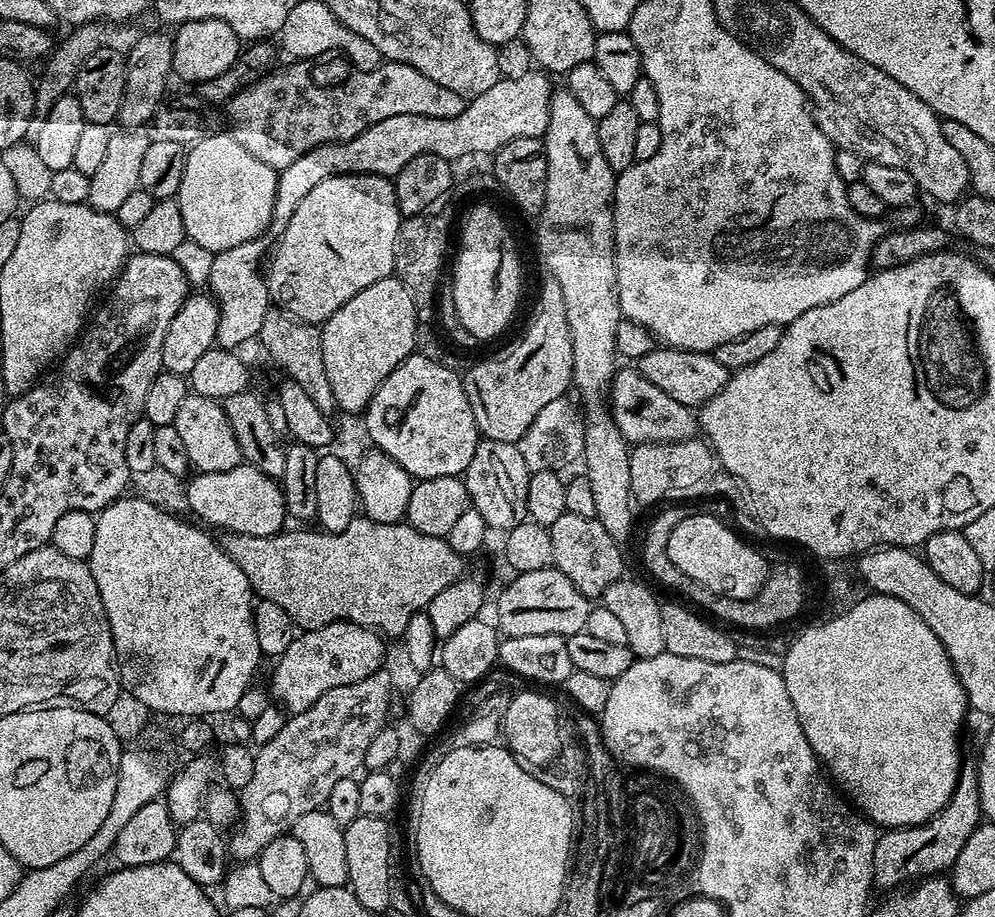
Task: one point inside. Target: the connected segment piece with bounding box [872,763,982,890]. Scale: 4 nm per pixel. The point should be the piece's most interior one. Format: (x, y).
(900, 854)

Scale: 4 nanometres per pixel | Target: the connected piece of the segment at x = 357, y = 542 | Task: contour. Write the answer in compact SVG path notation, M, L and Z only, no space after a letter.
M357 518L350 522L350 526L346 526L346 530L341 532L326 532L323 530L315 530L316 532L288 532L289 530L281 530L275 536L255 536L254 534L238 534L237 532L224 532L219 537L218 543L223 548L225 554L235 562L242 570L242 574L246 574L246 578L250 582L253 593L261 600L269 600L275 602L276 605L282 606L282 610L286 610L286 614L290 614L290 618L295 622L297 629L307 630L310 628L321 628L327 624L333 624L339 620L345 620L351 624L357 624L363 628L368 628L372 632L379 632L385 638L403 637L407 623L410 618L419 612L425 611L430 602L434 602L437 594L442 594L442 590L446 590L446 586L450 586L455 580L465 575L466 564L465 557L458 555L443 536L431 536L430 534L422 534L418 530L414 530L412 525L407 522L399 522L395 524L383 524L382 522L372 521L367 518Z

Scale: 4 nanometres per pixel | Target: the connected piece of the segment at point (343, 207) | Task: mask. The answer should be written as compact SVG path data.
M357 174L331 176L326 182L318 182L318 186L298 202L298 210L294 210L290 222L279 233L277 240L280 241L274 244L272 265L266 268L271 303L303 324L323 325L334 310L350 302L358 290L366 290L366 286L374 286L374 282L393 275L401 219L396 185L389 177Z

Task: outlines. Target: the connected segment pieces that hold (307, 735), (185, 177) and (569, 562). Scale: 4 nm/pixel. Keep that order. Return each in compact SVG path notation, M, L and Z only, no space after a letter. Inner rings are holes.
M387 670L370 674L370 678L362 678L362 682L350 682L350 686L334 686L334 690L326 690L326 694L322 694L322 698L318 698L318 702L314 702L310 710L289 715L282 730L255 749L253 778L238 792L244 828L237 827L232 840L230 836L226 844L233 861L255 861L260 851L274 842L274 838L285 835L292 823L302 818L302 814L321 811L328 803L330 790L340 779L356 776L364 768L366 750L374 739L374 734L385 727L387 720L384 719L388 716L388 703L391 700L392 676Z
M213 134L207 136L187 149L184 158L184 169L182 170L182 182L180 183L178 193L180 209L182 210L182 222L186 226L186 237L191 243L193 240L198 247L205 248L208 254L215 254L222 250L230 250L230 246L242 246L242 242L261 239L261 237L265 235L264 231L266 233L269 231L272 223L272 215L274 214L274 202L276 201L277 169L266 166L266 162L261 162L259 158L254 158L254 154L250 154L250 150L246 150L246 146L242 146L242 142L238 142L235 135L224 135L225 134Z
M564 512L562 518L558 518L558 522L554 522L548 529L548 533L550 543L554 545L554 567L566 574L566 578L570 578L574 586L578 586L583 596L603 597L605 590L625 575L621 545L614 538L610 538L606 526L602 526L602 522L598 522L596 518L581 518L578 514Z

